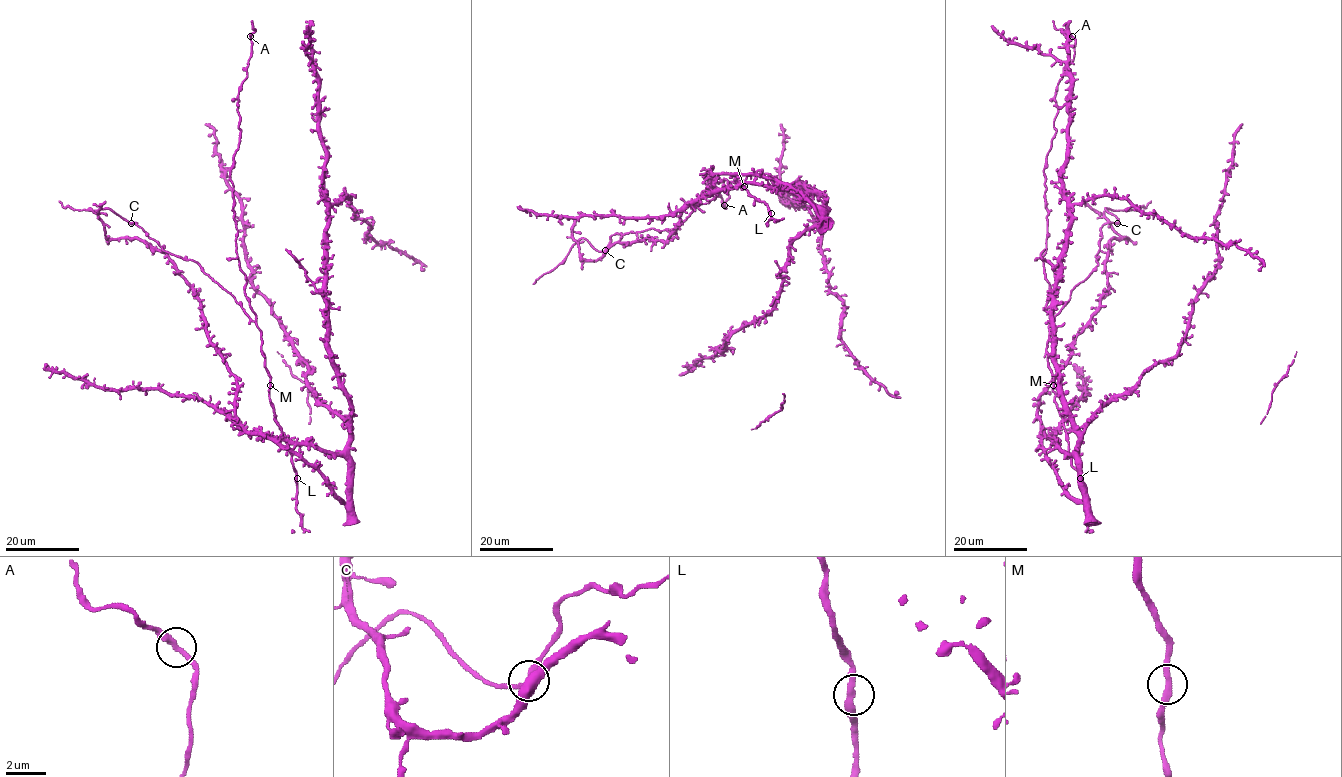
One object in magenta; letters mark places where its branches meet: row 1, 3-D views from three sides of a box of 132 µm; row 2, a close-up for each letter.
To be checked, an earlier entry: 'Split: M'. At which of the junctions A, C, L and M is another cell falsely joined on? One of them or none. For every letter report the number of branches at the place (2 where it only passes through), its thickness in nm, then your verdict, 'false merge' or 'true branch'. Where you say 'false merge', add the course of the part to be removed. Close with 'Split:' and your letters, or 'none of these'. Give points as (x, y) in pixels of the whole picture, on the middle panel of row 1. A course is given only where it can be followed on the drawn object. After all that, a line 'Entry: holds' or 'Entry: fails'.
A: 2 | 320 nm | true branch
C: 2 | 300 nm | true branch
L: 2 | 280 nm | true branch
M: 2 | 280 nm | true branch
Split: none of these
Entry: fails

